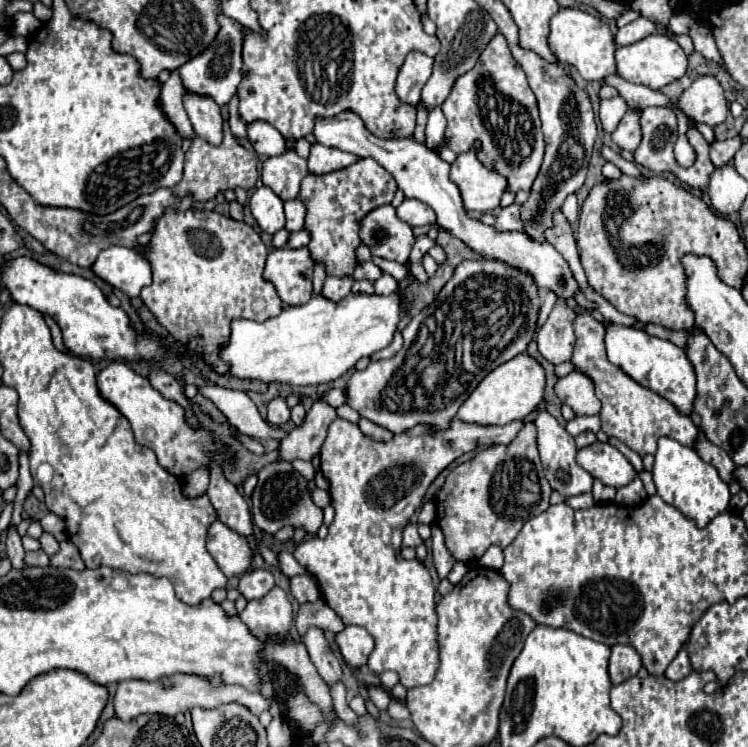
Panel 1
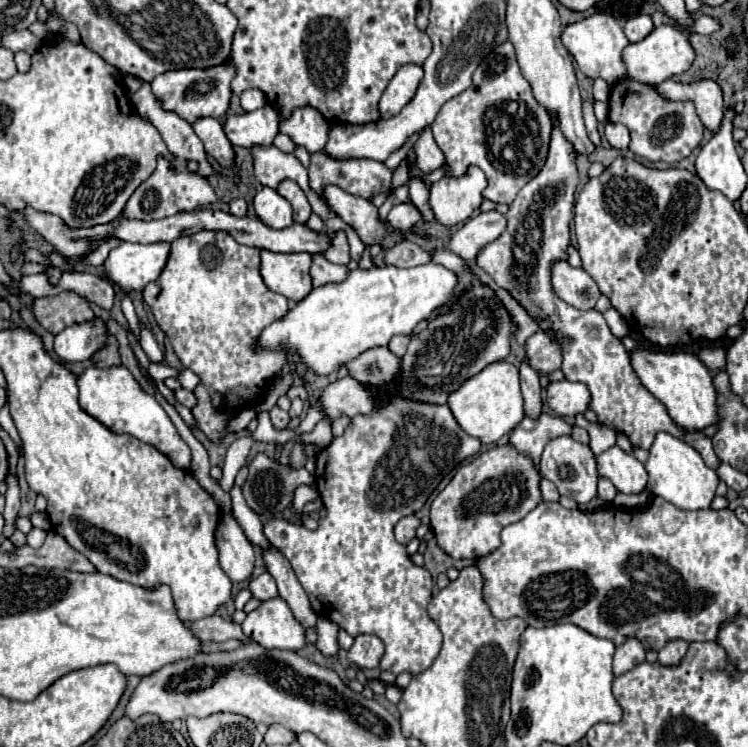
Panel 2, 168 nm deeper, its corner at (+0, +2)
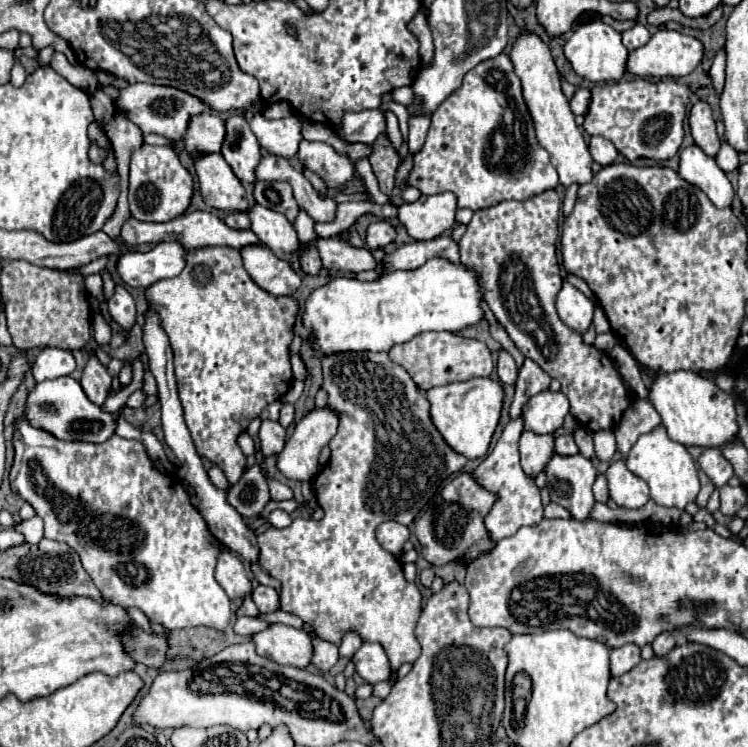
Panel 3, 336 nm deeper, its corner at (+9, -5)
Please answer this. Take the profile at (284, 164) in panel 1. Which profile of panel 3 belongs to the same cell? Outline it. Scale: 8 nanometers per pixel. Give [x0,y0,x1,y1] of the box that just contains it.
[221,115,261,183]

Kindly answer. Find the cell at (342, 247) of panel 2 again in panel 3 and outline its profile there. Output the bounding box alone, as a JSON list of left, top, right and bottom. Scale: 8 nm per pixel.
[367,133,399,195]

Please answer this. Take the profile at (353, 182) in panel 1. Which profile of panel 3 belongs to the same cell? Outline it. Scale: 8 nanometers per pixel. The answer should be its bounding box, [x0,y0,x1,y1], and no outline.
[299,139,353,191]

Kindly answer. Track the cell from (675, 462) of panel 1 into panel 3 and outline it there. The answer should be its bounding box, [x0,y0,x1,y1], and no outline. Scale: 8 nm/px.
[625,425,699,511]

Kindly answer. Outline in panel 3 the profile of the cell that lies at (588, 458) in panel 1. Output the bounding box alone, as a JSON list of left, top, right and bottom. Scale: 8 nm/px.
[605,461,649,509]

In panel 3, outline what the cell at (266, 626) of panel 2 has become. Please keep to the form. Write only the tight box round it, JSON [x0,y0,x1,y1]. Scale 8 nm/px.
[253,623,313,669]

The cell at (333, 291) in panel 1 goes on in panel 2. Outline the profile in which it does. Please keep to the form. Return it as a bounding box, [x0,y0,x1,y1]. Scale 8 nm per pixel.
[310,254,350,288]

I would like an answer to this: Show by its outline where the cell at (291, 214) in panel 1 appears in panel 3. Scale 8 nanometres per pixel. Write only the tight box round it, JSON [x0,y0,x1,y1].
[255,181,299,223]

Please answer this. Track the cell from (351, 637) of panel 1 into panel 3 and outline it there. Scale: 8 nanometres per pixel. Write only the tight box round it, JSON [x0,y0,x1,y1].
[351,643,391,683]

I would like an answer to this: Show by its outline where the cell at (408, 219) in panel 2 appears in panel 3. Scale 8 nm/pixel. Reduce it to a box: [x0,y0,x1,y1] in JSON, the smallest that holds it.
[365,221,395,249]

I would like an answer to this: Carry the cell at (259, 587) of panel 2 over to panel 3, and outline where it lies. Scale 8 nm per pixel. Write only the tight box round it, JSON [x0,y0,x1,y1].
[253,585,281,613]

